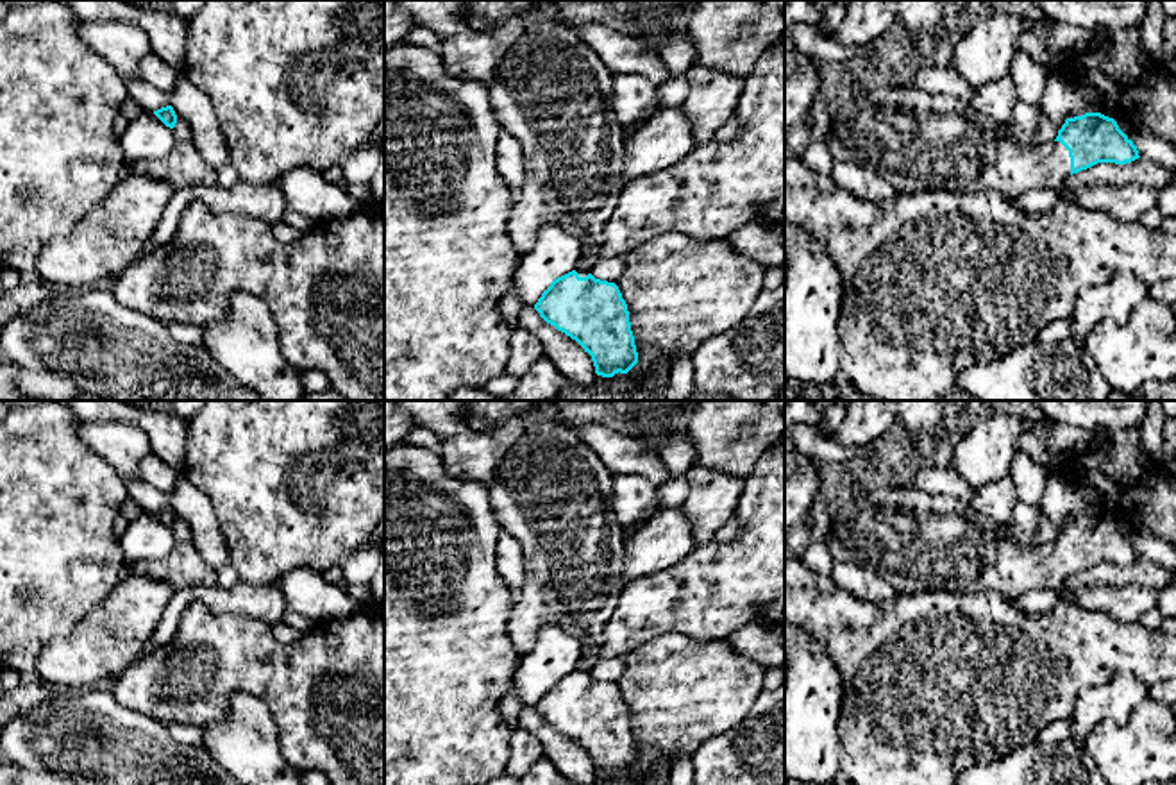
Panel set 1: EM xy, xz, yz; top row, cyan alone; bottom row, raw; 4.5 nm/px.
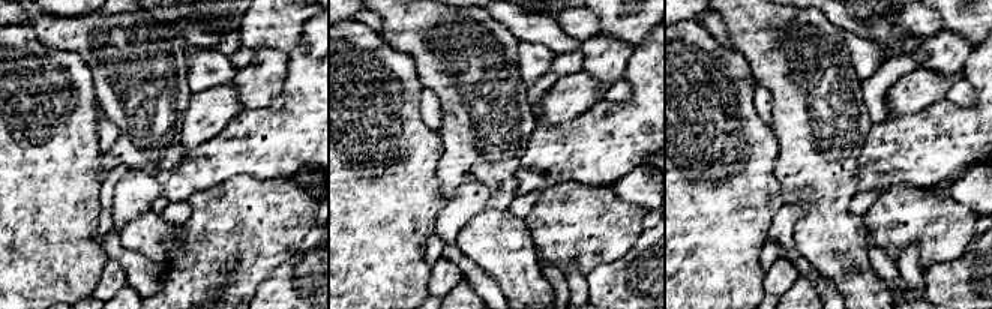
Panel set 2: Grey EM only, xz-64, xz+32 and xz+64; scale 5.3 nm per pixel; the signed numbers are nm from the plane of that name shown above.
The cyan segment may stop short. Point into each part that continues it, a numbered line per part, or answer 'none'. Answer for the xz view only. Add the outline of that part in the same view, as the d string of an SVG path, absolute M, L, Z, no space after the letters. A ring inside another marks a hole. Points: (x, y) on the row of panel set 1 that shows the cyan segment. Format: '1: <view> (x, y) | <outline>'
1: xz (549, 90) | M397 0L416 23L431 29L441 41L441 63L445 70L461 79L481 82L491 100L493 111L506 132L518 143L524 157L525 182L513 206L508 229L518 252L531 250L538 232L545 225L556 225L579 243L590 241L590 249L575 263L579 277L592 274L601 259L602 229L611 218L624 188L624 125L613 109L611 72L604 61L563 23L527 21L513 18L504 23L477 30L465 23L461 0Z

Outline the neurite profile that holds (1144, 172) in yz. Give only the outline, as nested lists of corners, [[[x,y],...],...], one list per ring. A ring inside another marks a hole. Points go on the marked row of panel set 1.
[[[1138,157],[1126,165],[1097,163],[1087,170],[1069,175],[1060,184],[1060,188],[1078,190],[1090,184],[1137,184],[1160,191],[1174,179],[1176,179],[1176,170],[1169,170],[1151,159]]]

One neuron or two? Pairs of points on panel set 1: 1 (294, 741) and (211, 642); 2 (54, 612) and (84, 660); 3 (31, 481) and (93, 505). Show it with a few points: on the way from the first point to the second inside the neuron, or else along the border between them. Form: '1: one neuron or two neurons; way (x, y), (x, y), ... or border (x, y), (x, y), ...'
1: one neuron; way (294, 714), (238, 658)
2: two neurons; border (97, 605), (72, 630), (56, 637), (34, 660)
3: one neuron; way (47, 494), (79, 494)

